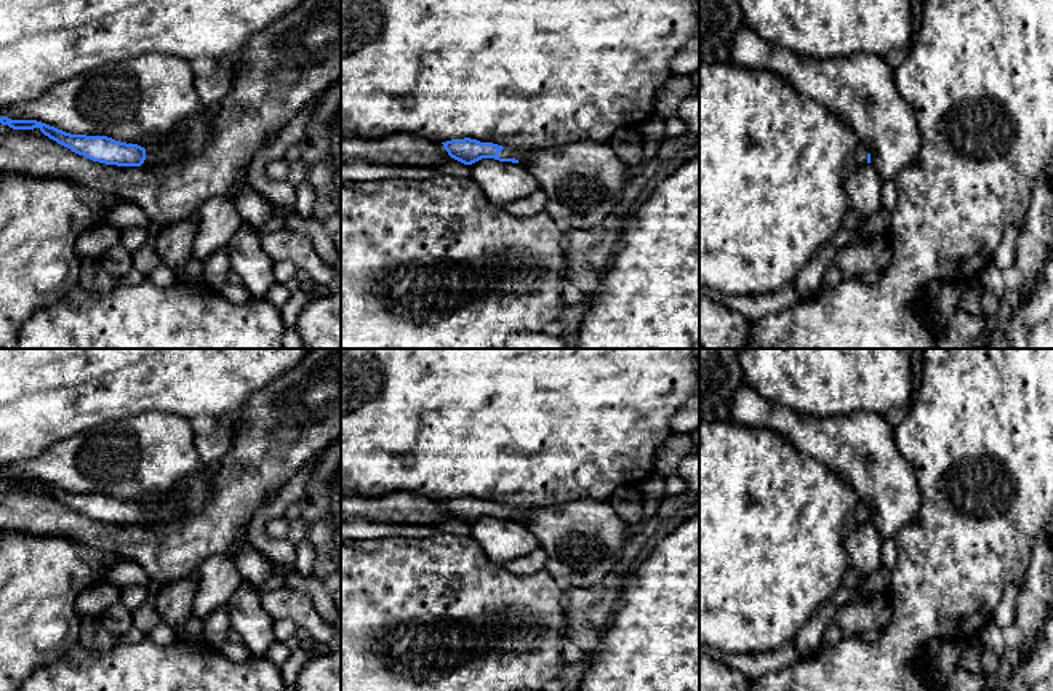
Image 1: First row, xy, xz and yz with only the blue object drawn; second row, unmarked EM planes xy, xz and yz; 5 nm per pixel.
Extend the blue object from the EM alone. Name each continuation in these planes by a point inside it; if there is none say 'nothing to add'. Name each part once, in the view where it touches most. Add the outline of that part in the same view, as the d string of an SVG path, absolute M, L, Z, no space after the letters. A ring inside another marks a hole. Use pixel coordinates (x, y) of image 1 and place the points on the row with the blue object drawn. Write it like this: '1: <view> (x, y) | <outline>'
1: xz (508, 152) | M504 147L499 154L499 158L515 158L518 162L525 162L526 158L531 157L531 150L522 150L522 149L512 149L512 147Z

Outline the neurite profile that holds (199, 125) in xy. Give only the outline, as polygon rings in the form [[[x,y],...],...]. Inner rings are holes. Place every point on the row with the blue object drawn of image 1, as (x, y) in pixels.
[[[194,110],[187,118],[181,120],[170,133],[184,130],[186,138],[171,146],[168,150],[144,162],[142,168],[157,168],[176,160],[184,160],[200,155],[208,141],[213,138],[213,115],[208,110]]]

